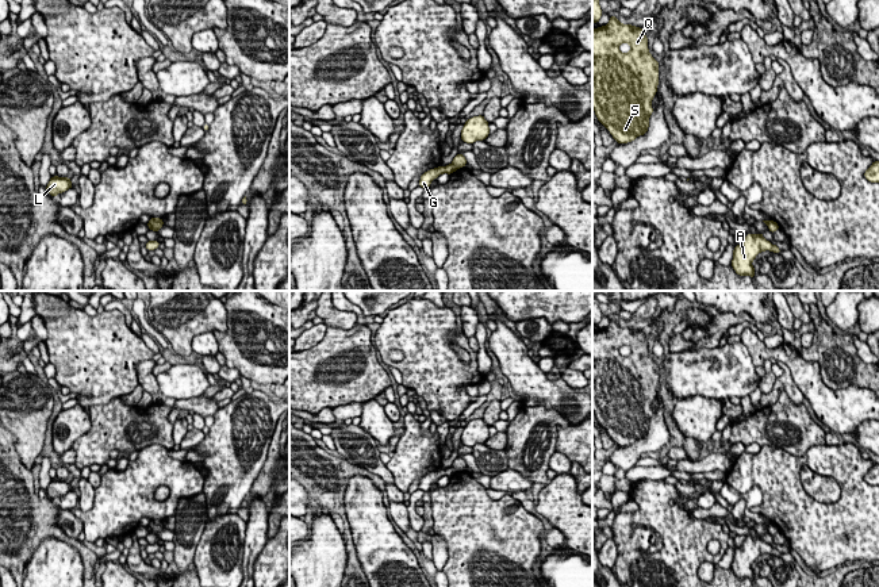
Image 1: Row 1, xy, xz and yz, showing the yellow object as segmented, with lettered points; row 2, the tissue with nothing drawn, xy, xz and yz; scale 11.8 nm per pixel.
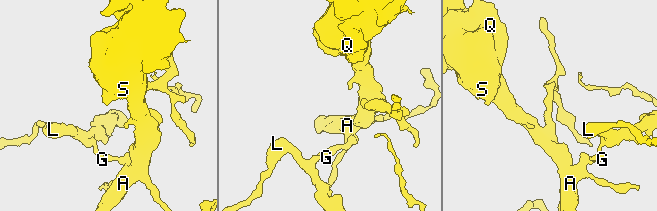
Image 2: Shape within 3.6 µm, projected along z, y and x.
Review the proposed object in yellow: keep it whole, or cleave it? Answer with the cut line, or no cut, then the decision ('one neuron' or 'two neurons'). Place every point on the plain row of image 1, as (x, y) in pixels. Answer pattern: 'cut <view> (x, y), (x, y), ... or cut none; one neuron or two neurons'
cut xz (452, 465), (457, 471); two neurons

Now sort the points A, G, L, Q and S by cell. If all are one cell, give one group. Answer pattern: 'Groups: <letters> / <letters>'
Groups: A Q S / G L

